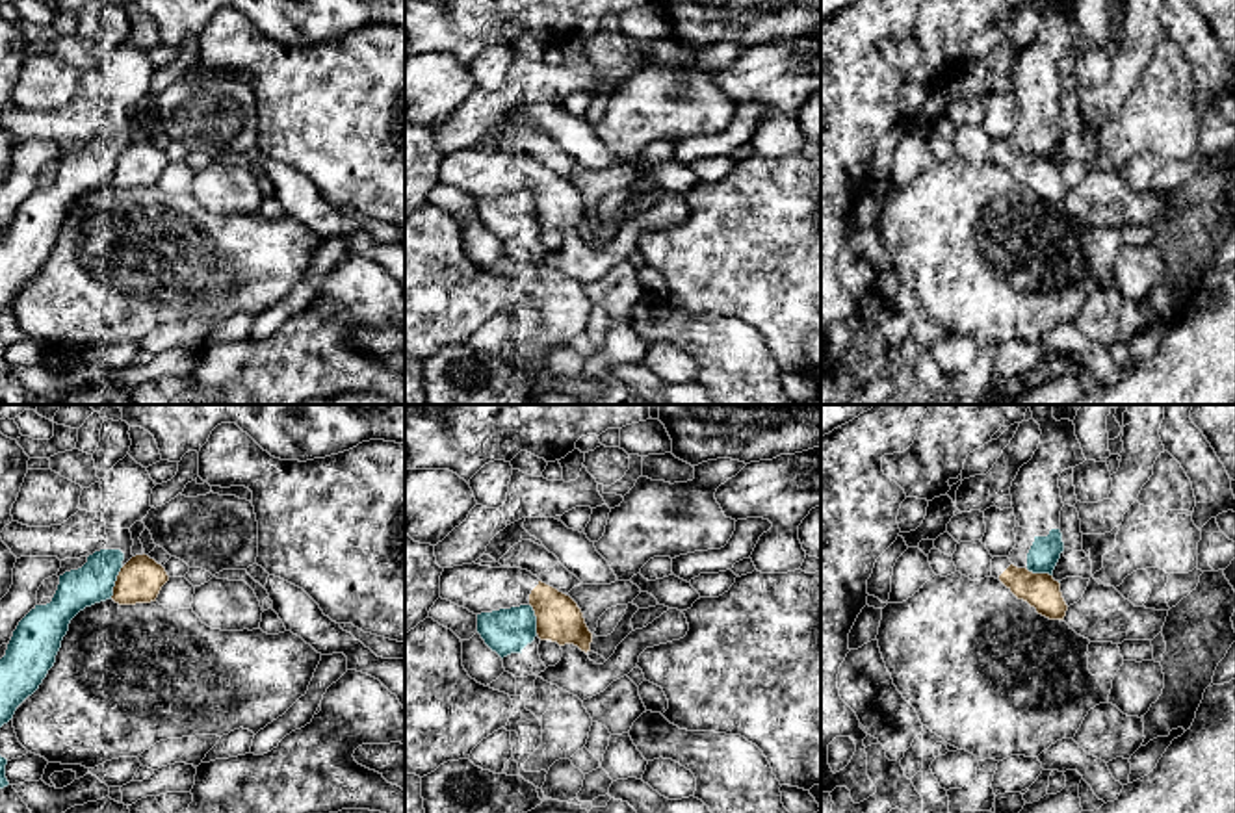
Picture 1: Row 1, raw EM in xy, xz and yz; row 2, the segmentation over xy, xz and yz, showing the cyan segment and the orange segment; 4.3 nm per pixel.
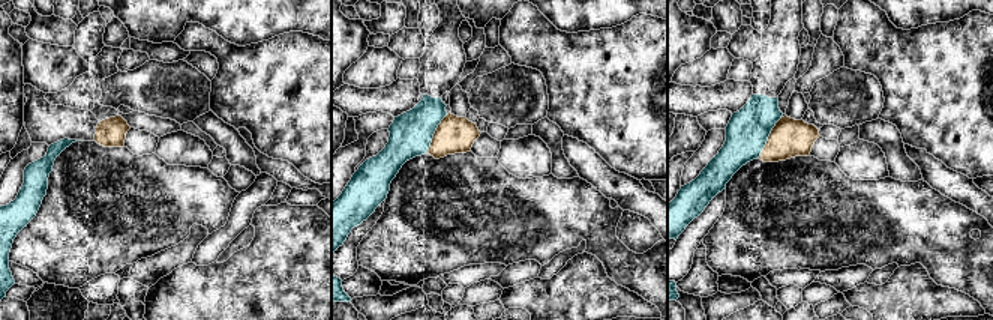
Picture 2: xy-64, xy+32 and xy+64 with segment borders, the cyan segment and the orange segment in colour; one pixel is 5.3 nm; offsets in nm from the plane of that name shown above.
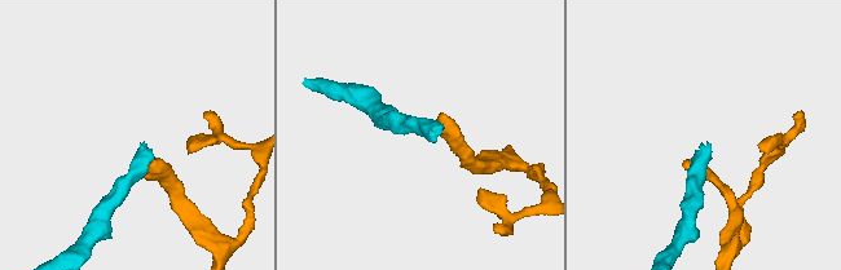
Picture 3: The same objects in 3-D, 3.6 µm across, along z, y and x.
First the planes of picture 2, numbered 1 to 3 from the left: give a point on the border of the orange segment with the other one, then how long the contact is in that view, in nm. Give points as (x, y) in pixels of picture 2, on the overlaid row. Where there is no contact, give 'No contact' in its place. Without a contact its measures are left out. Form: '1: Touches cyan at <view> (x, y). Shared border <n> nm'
1: No contact
2: Touches cyan at xy+32 (434, 132). Shared border 240 nm
3: Touches cyan at xy+64 (768, 135). Shared border 260 nm

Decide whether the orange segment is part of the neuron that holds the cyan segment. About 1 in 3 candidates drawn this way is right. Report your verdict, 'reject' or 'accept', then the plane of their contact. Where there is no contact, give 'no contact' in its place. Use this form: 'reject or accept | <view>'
reject | xy

